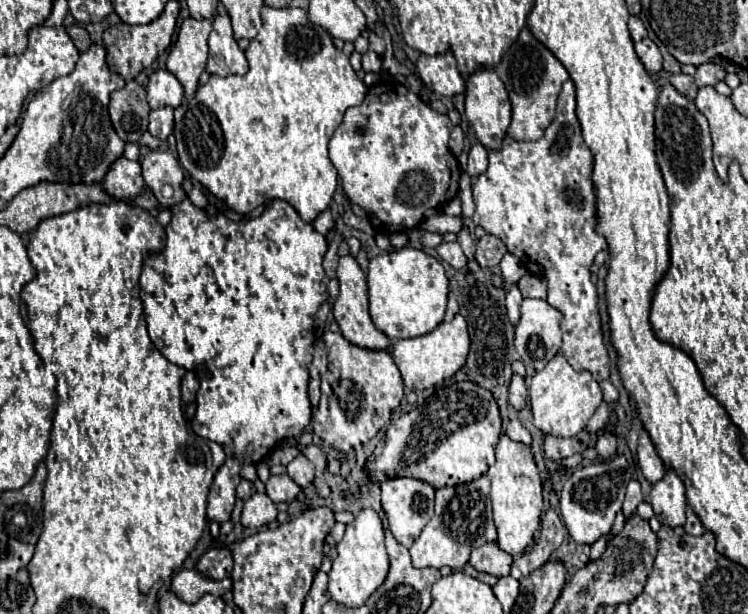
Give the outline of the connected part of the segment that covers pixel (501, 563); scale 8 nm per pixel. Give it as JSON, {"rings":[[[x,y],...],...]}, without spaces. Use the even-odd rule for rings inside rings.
{"rings":[[[487,542],[471,552],[469,564],[479,572],[489,572],[493,576],[509,576],[513,556],[503,552],[497,542]]]}

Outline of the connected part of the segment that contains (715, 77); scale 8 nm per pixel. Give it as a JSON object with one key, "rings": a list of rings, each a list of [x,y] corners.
{"rings":[[[705,62],[697,68],[697,74],[695,74],[695,82],[699,88],[703,86],[715,86],[717,82],[721,82],[723,78],[727,76],[727,72],[717,66],[717,64],[711,64],[711,62]]]}

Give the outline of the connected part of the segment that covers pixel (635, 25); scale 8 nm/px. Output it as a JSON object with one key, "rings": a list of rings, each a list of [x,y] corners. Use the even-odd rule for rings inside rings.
{"rings":[[[631,16],[631,18],[629,18],[629,32],[631,32],[633,42],[639,42],[641,38],[647,36],[647,30],[645,30],[643,22],[639,20],[639,16]]]}

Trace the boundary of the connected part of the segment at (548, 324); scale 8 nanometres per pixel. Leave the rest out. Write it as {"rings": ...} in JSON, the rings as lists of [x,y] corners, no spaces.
{"rings":[[[523,298],[521,302],[521,318],[515,326],[515,348],[525,366],[533,366],[535,370],[543,370],[547,362],[561,350],[561,312],[547,304],[547,300],[539,298]]]}

